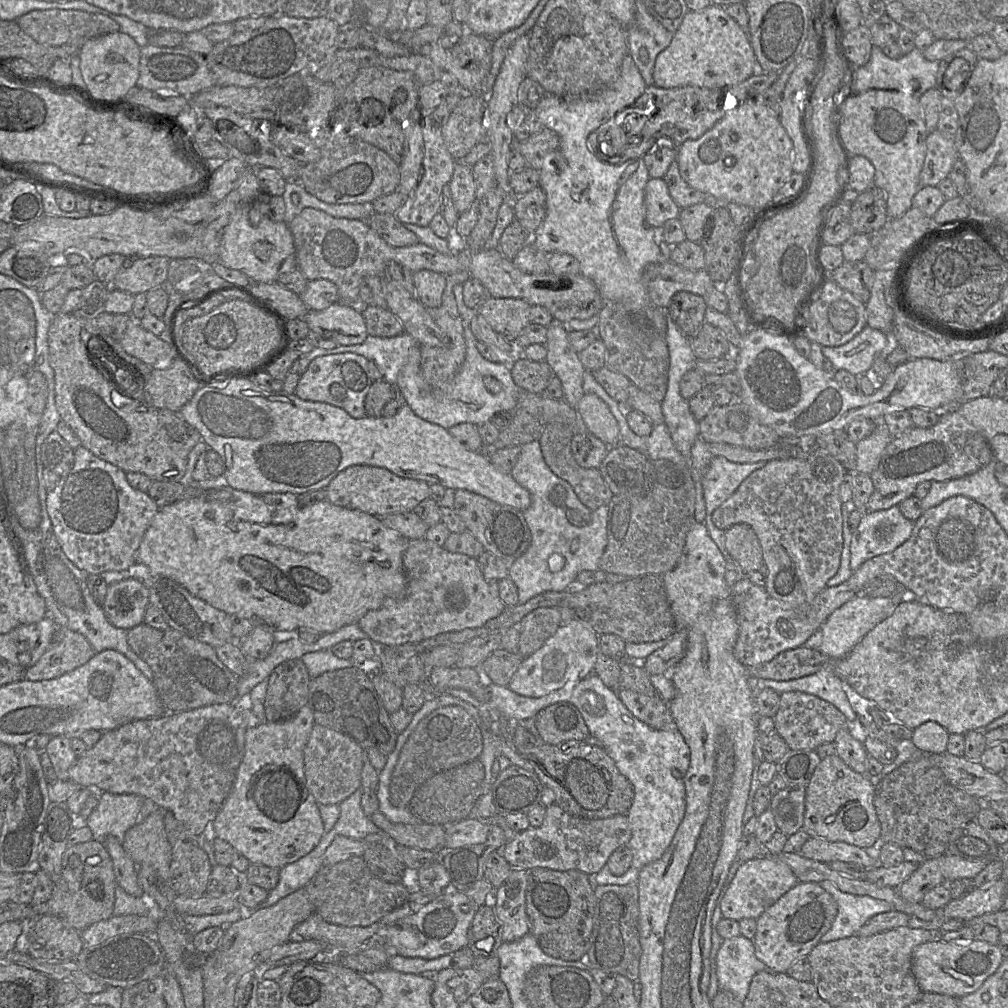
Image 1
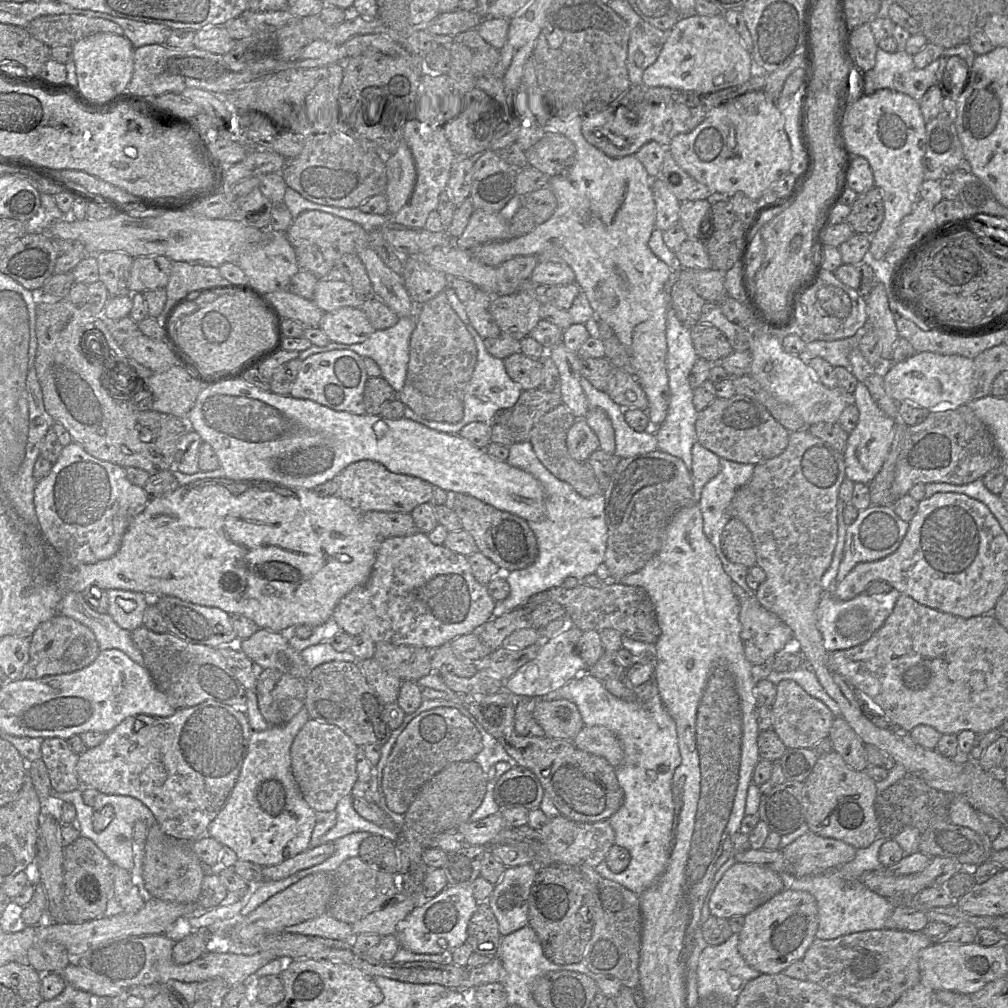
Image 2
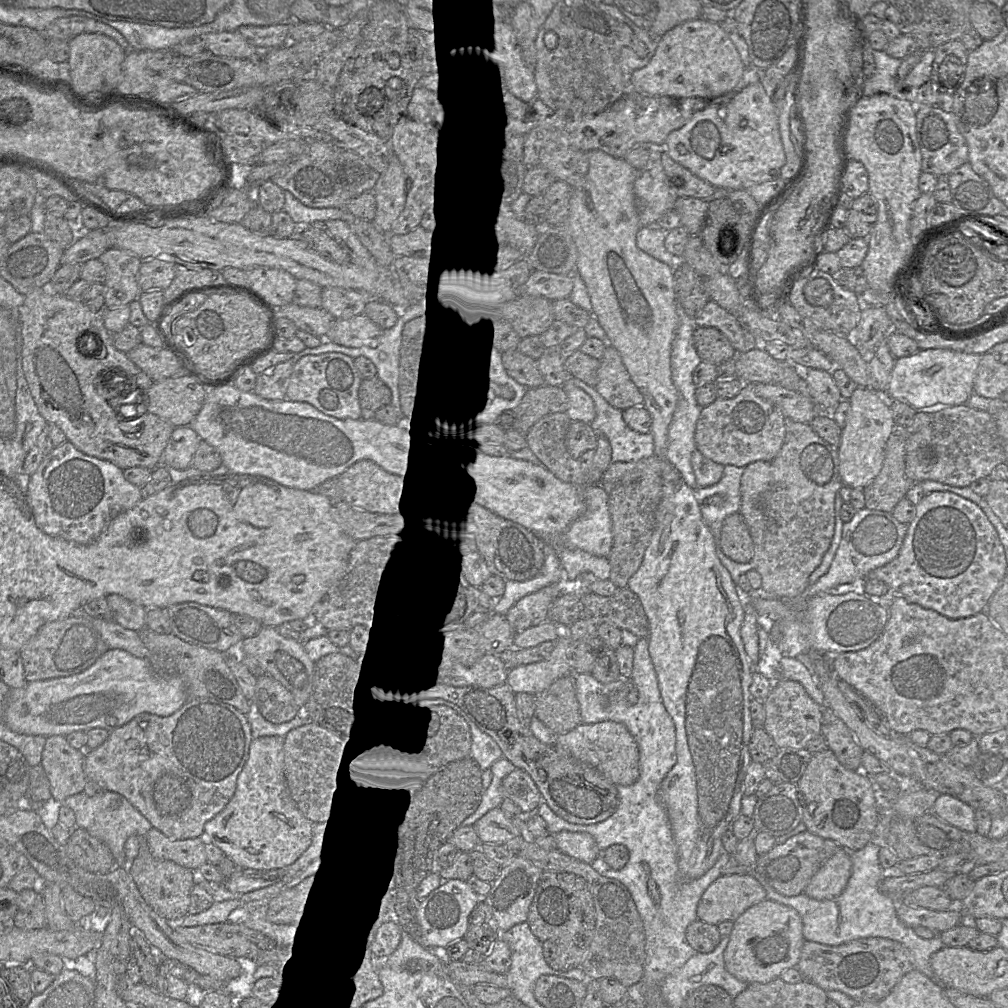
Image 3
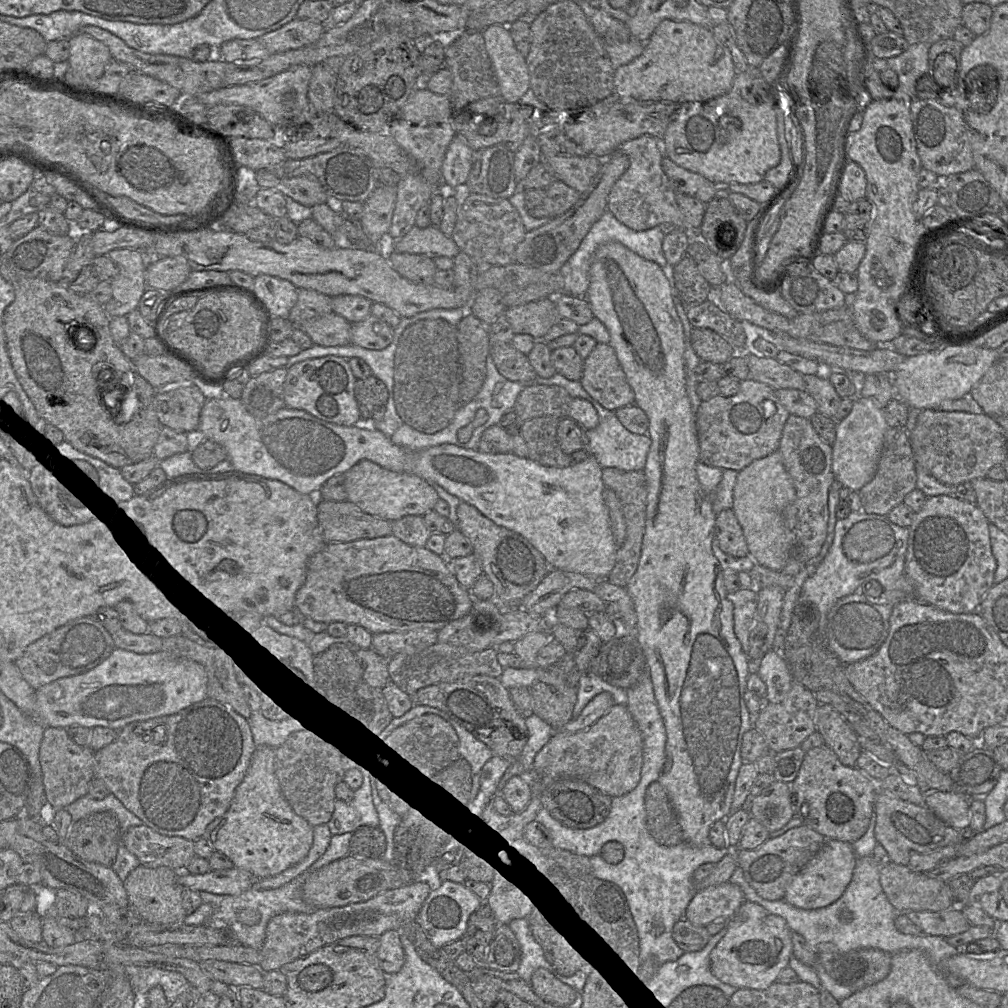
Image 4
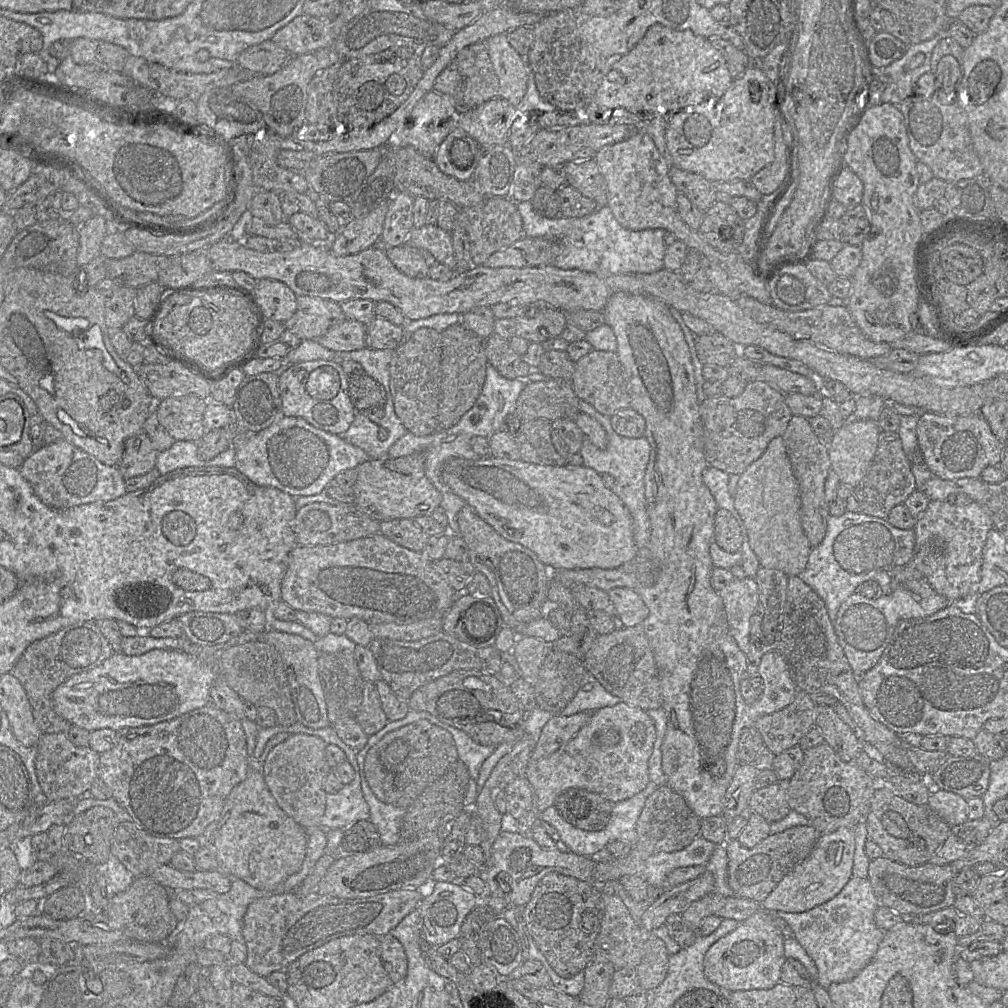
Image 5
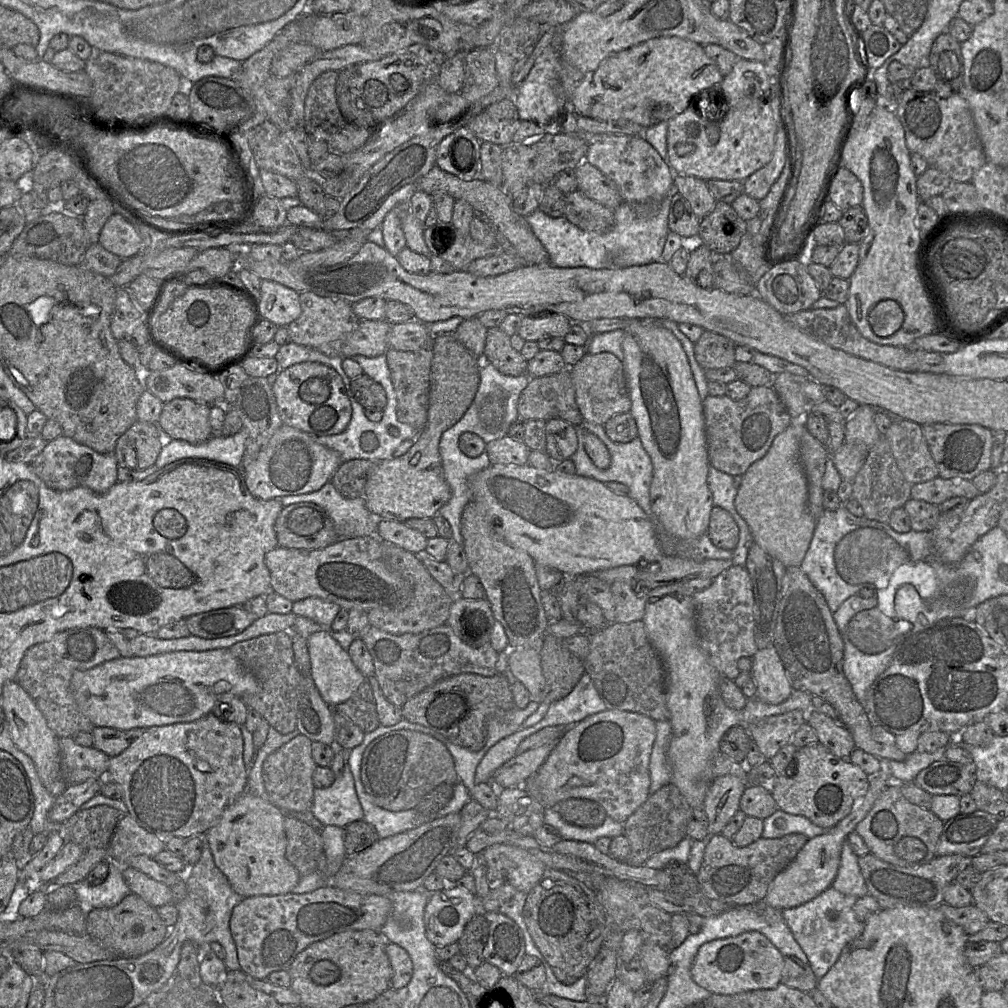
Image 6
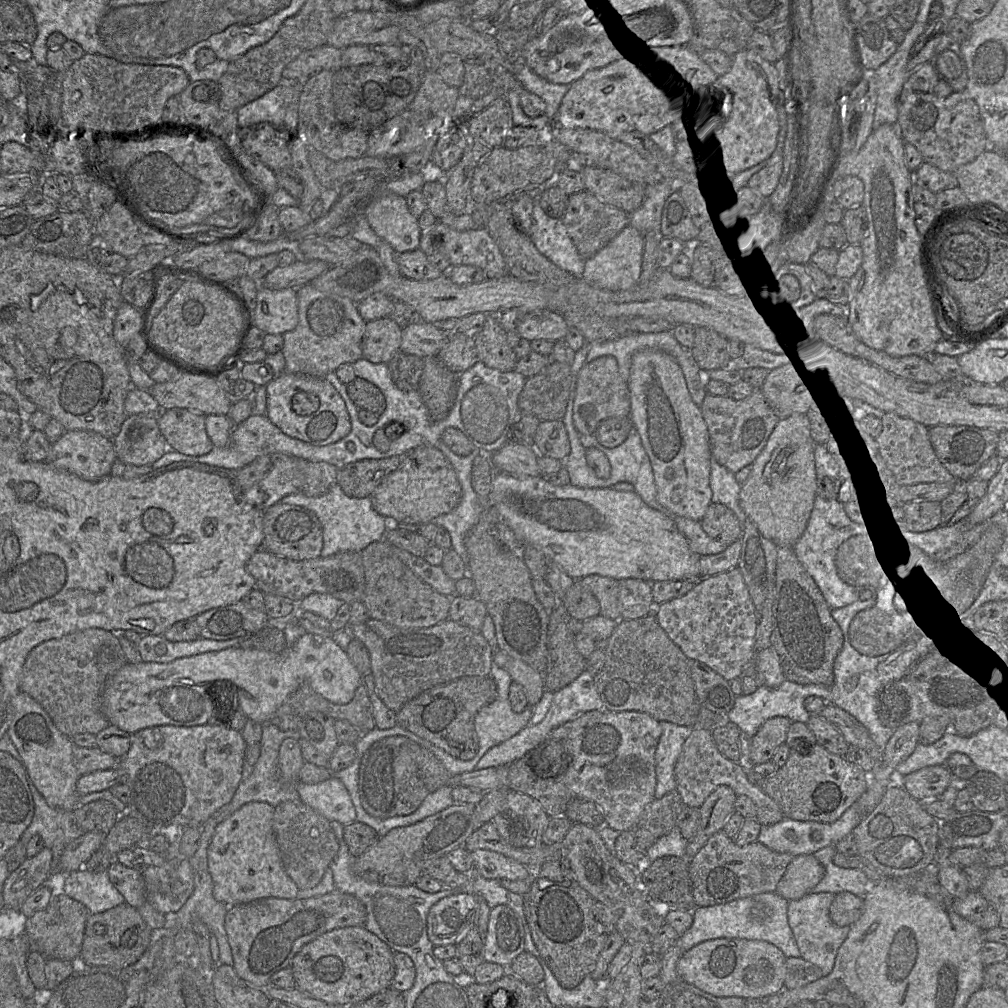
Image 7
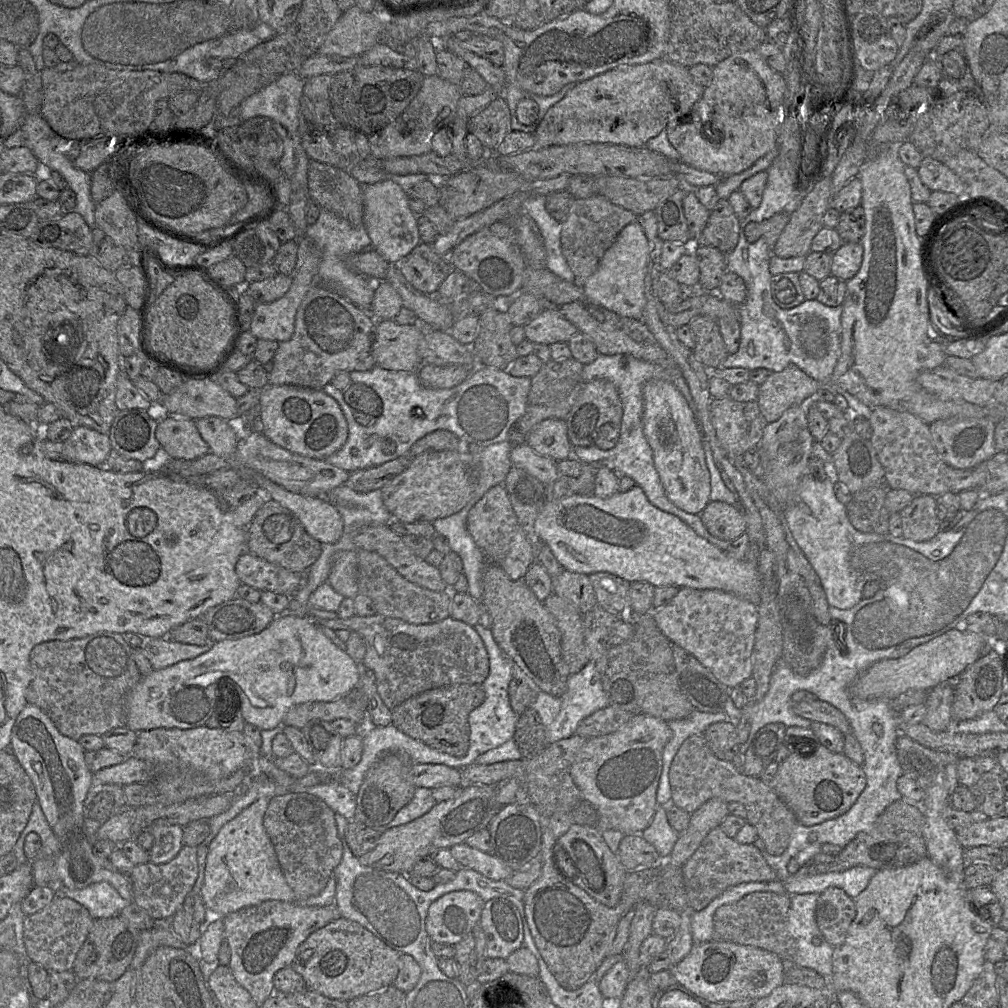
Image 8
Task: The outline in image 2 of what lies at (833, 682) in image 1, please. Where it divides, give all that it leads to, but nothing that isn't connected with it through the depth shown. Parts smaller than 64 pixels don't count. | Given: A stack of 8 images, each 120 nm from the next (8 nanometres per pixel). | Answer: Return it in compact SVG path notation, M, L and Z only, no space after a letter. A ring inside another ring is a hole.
M808 666L786 672L771 671L771 673L767 675L765 679L770 681L775 686L782 680L794 681L807 694L824 703L835 717L841 716L839 705L826 693L815 673Z

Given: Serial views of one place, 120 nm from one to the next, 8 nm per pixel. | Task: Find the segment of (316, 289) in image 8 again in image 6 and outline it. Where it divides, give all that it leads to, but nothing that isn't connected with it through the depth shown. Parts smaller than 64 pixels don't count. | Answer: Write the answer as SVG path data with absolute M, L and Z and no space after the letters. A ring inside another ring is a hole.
M311 292L299 293L299 302L301 306L299 317L286 326L291 342L314 348L328 356L341 356L344 341L360 321L353 313L351 304Z

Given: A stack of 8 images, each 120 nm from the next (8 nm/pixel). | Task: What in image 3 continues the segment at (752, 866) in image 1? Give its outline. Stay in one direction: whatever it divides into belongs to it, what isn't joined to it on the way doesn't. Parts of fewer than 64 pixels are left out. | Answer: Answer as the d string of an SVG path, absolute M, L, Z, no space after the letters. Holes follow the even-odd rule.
M721 875L702 895L697 919L711 925L734 922L748 908L765 900L766 891L756 875Z

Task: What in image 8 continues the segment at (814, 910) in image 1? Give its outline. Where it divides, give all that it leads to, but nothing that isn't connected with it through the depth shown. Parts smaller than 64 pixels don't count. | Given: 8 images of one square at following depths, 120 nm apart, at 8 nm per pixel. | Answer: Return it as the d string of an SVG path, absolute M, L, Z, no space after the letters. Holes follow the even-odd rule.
M727 941L694 944L690 953L670 970L678 984L709 1002L758 1000L784 984L783 961L776 954Z

